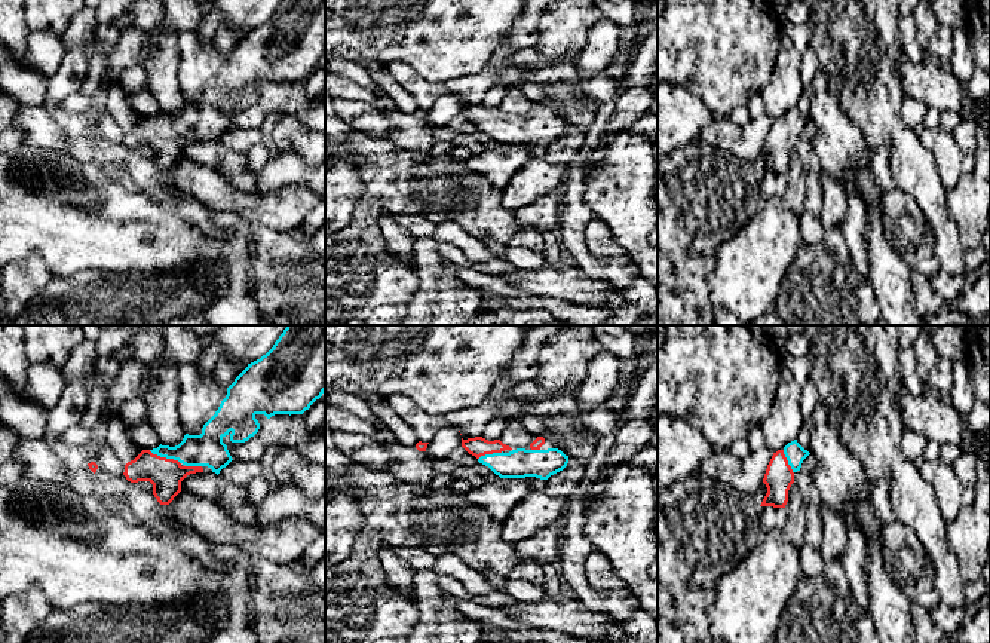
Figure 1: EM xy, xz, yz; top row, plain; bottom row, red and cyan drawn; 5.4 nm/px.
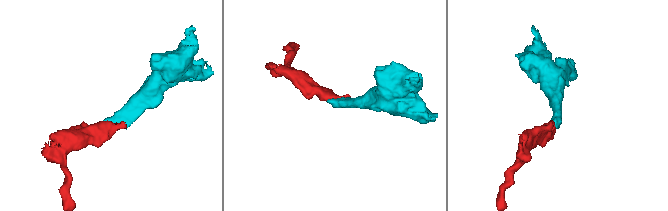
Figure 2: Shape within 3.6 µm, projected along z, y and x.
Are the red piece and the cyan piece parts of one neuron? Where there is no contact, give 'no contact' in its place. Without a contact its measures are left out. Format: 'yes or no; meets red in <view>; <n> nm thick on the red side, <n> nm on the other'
yes; meets red in xy; 180 nm thick on the red side, 180 nm on the other

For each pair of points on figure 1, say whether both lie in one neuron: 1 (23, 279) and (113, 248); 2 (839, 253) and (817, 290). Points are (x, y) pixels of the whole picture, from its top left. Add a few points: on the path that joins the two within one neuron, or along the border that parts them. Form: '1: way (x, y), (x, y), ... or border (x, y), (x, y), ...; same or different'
1: border (15, 262), (36, 256), (52, 275); different
2: border (821, 242), (840, 265), (845, 279), (852, 288); different

